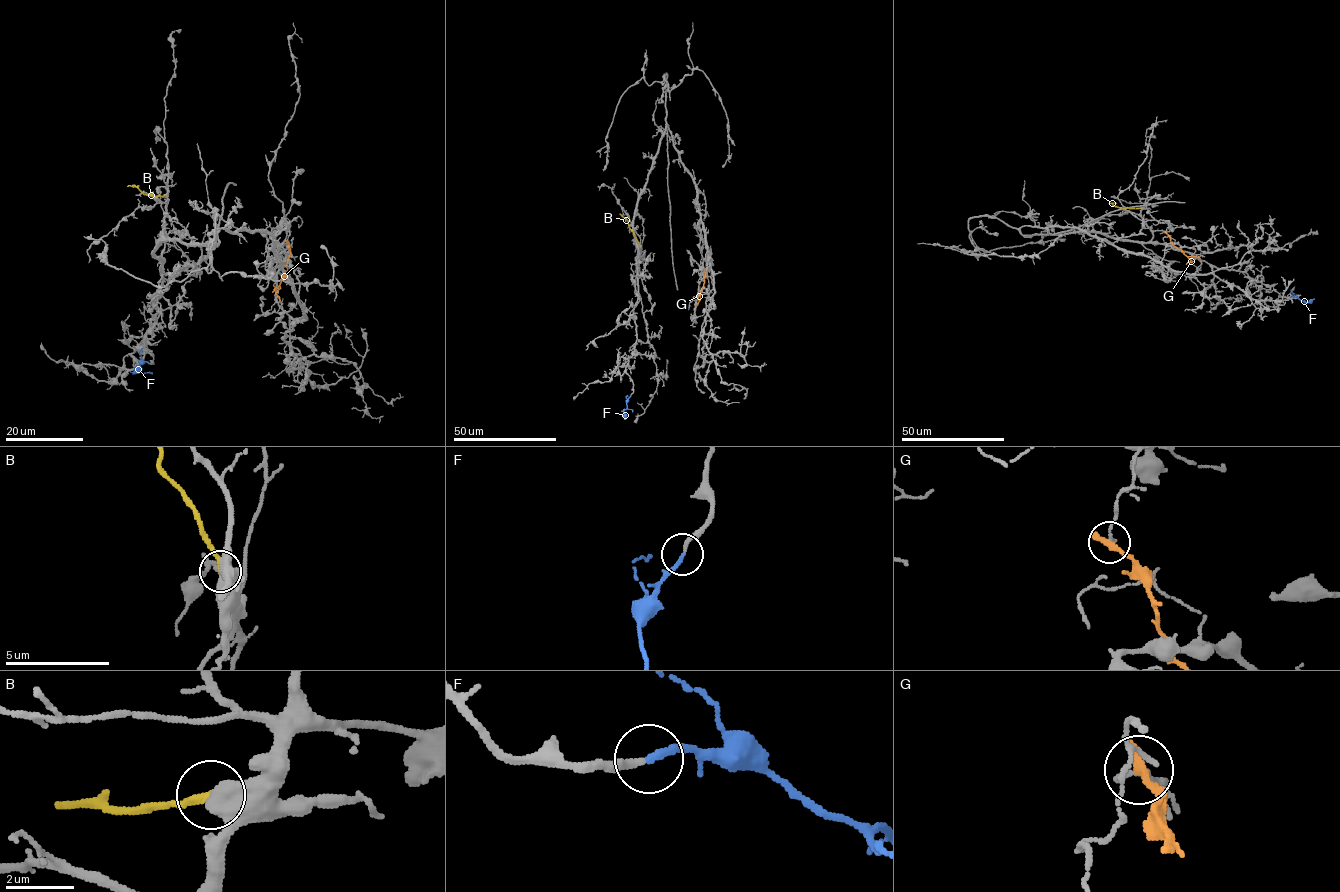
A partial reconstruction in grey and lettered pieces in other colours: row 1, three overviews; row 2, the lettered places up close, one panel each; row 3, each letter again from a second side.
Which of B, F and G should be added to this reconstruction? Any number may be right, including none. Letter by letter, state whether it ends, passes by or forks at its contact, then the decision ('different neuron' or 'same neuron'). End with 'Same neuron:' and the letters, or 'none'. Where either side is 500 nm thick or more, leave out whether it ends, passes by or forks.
B: different neuron
F: it ends there; same neuron
G: it ends there; different neuron
Same neuron: F

